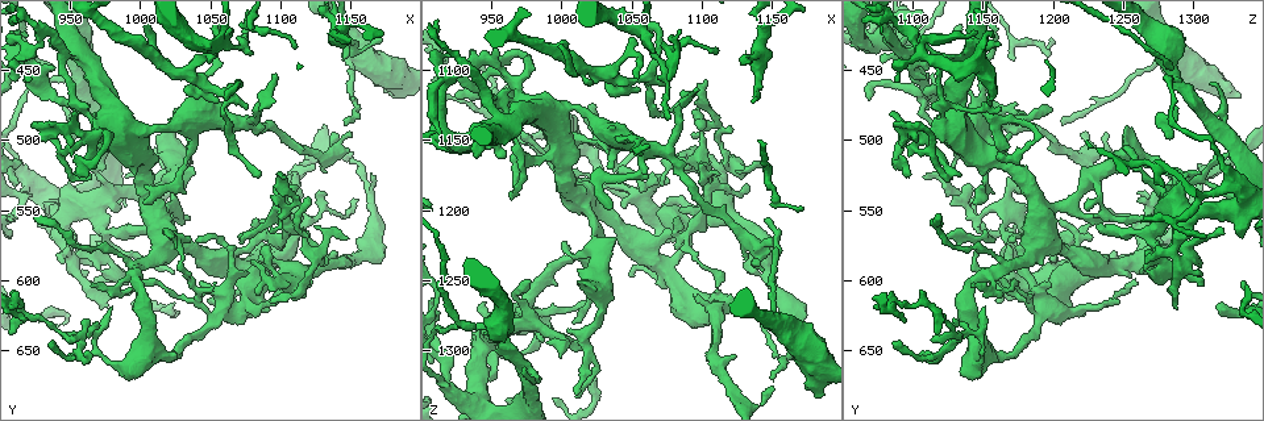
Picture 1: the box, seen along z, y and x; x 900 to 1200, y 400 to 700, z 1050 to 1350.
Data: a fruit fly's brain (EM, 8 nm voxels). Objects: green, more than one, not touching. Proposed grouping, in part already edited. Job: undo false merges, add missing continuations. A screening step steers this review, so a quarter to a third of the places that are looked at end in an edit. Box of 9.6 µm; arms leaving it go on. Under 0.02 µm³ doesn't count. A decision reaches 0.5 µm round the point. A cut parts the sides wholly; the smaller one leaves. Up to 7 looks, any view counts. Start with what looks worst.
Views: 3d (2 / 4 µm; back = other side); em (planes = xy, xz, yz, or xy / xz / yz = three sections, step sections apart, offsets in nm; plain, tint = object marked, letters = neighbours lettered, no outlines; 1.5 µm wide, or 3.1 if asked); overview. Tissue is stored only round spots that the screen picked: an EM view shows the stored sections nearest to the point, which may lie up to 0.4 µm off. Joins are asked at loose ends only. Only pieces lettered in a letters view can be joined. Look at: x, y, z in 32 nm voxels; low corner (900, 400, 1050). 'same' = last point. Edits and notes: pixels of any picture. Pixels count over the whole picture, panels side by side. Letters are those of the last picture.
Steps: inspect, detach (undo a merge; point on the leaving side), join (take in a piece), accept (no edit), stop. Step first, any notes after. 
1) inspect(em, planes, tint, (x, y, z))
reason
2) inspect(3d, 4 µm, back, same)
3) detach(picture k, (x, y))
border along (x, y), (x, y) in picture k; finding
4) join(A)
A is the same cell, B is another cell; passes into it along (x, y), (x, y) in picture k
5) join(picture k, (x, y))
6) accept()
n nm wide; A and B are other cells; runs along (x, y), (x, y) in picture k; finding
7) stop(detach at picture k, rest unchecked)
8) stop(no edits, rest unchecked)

inspect(em, planes, tint, (956, 454, 1286))
branch point

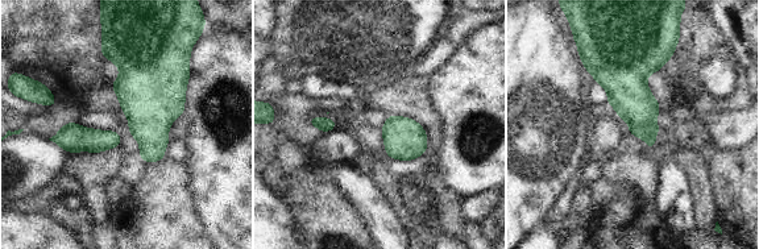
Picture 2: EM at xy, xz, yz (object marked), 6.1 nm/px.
inspect(em, planes, letters, same)
what lies round it

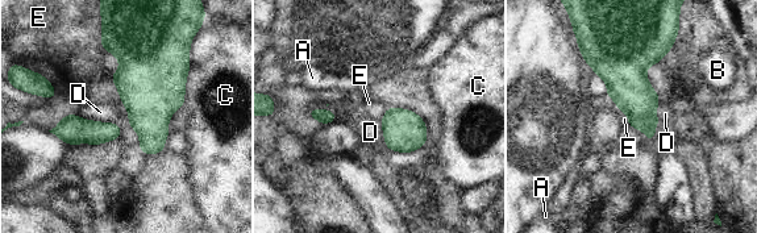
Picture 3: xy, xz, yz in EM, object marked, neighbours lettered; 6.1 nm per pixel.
accept()
220 nm wide; C touches over 420 nm; A, B, C, D and E are other cells; one neuron here

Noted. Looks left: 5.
inspect(3d, 2 µm, (962, 638, 1138))
three-way junction

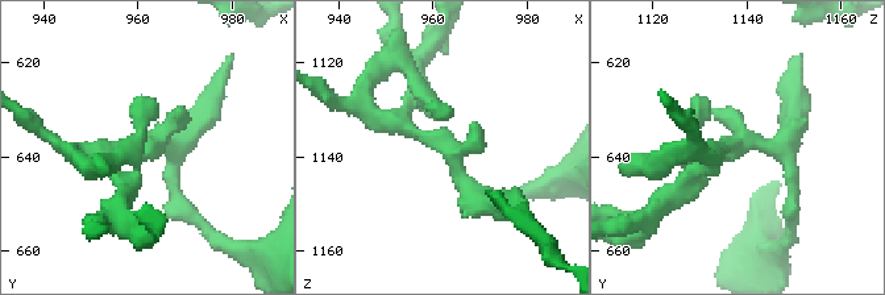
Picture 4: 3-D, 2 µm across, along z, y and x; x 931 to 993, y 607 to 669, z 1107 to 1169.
inspect(em, xz, step 8, tint, (961, 638, 1136))
now the EM

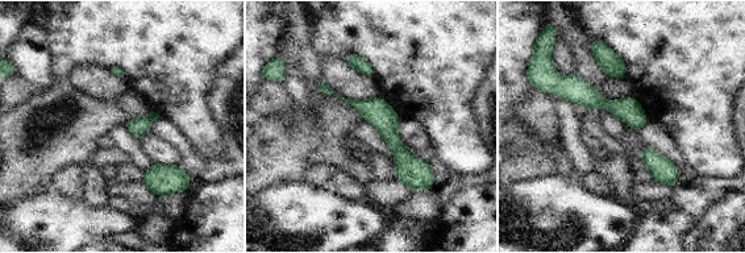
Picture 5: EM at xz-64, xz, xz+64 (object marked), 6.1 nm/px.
inspect(em, planes, letters, same)

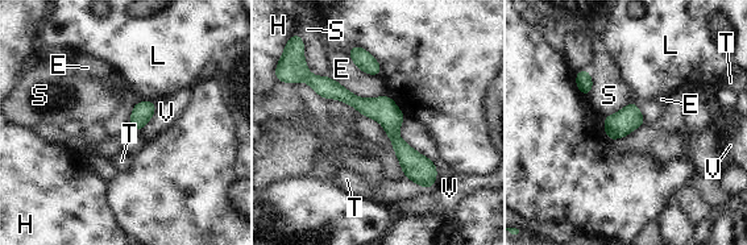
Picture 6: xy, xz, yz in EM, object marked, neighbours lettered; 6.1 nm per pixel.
accept()
110 nm wide; E, H, L, S, T and V are other cells; one neuron here

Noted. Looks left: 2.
inspect(em, xz, step 8, tint, (1142, 426, 1088))

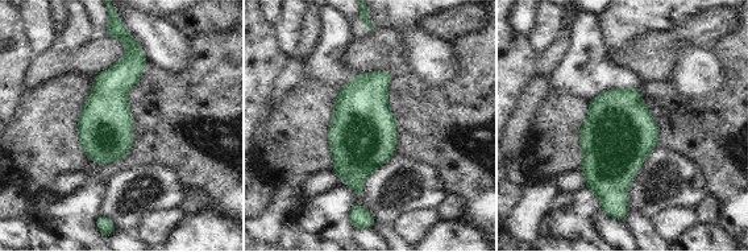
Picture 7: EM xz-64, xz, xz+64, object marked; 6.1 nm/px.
inspect(em, planes, letters, same)
cut it another way

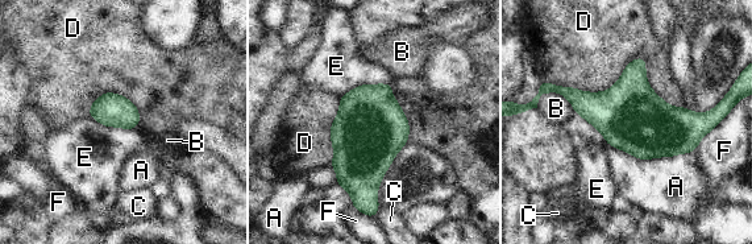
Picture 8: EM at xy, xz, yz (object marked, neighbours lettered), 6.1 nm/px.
accept()
420 nm wide; A, B, C, D, E and F are other cells; border along (545, 81), (678, 107) in picture 8; continuous, no second neuron

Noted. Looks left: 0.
stop(no edits, rest unchecked)

